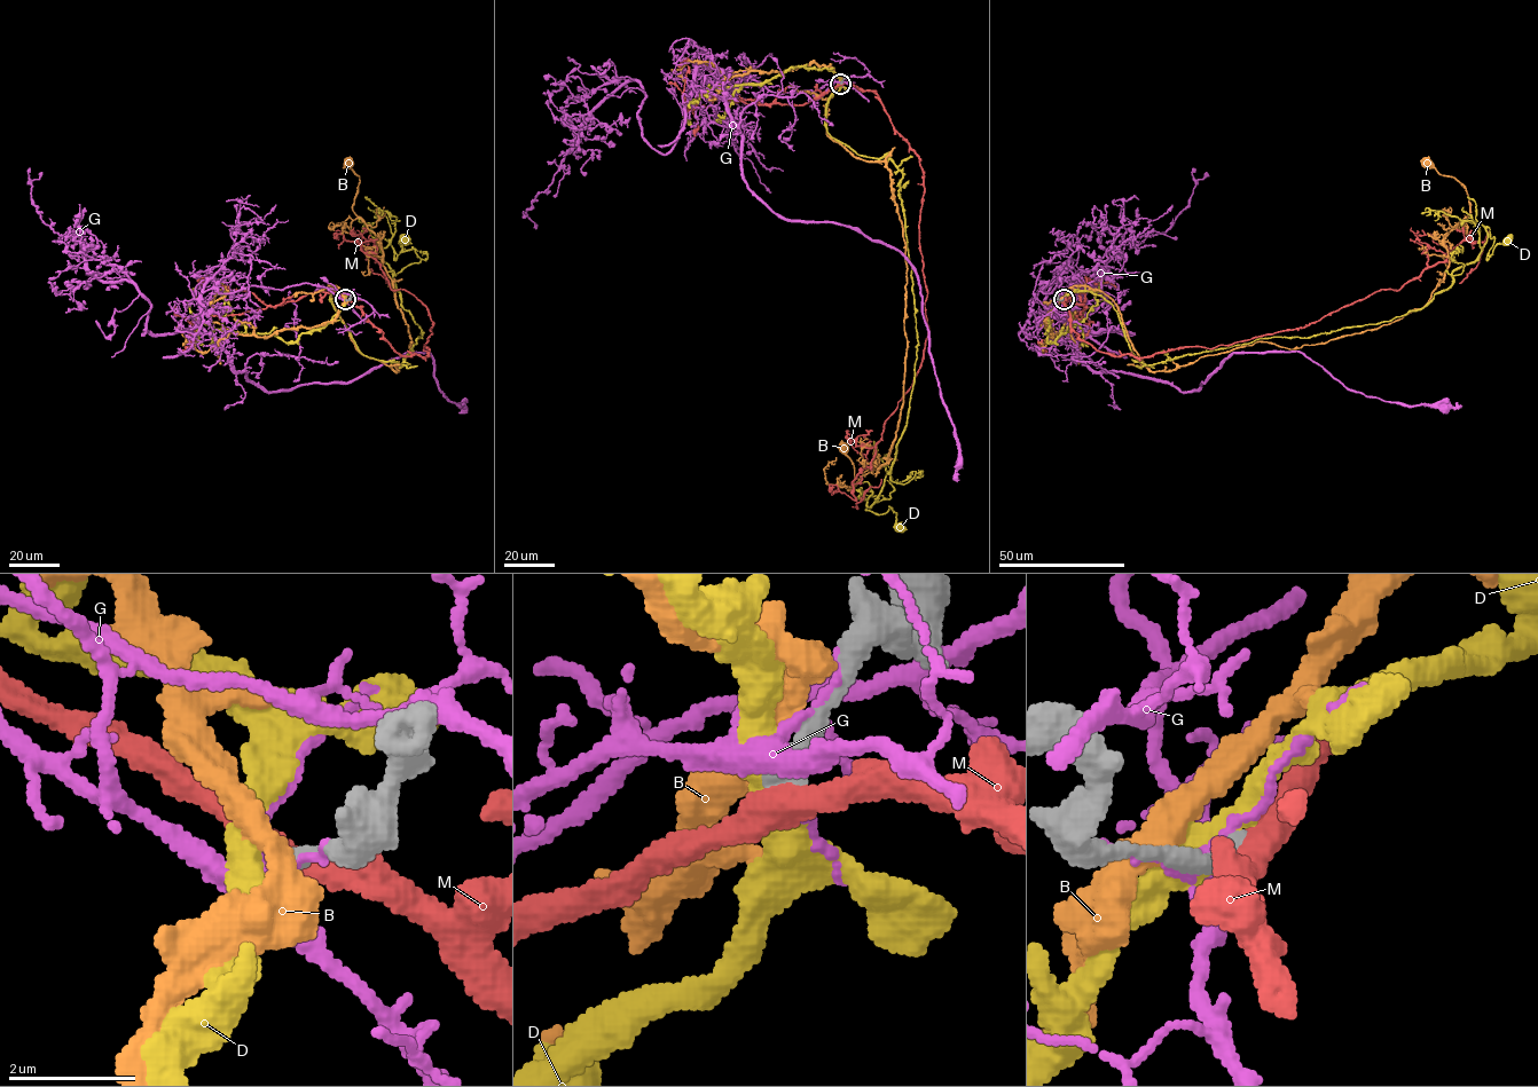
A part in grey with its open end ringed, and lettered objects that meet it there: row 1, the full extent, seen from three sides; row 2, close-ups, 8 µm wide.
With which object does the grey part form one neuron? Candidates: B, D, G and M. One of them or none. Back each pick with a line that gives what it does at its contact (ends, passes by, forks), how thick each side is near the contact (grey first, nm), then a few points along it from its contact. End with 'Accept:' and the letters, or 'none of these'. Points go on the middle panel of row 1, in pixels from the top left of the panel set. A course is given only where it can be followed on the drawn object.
Accept: none of these

